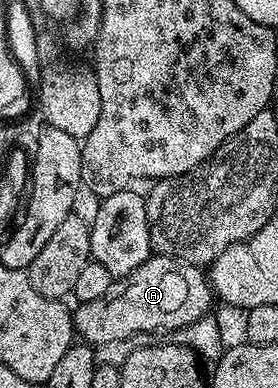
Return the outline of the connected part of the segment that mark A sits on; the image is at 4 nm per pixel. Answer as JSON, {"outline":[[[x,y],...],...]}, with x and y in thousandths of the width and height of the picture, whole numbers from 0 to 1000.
{"outline":[[[540,657],[486,698],[417,716],[356,771],[288,778],[259,799],[263,845],[295,881],[335,894],[457,874],[500,856],[608,863],[741,814],[763,786],[773,786],[766,742],[712,686],[669,683],[622,662]]]}

